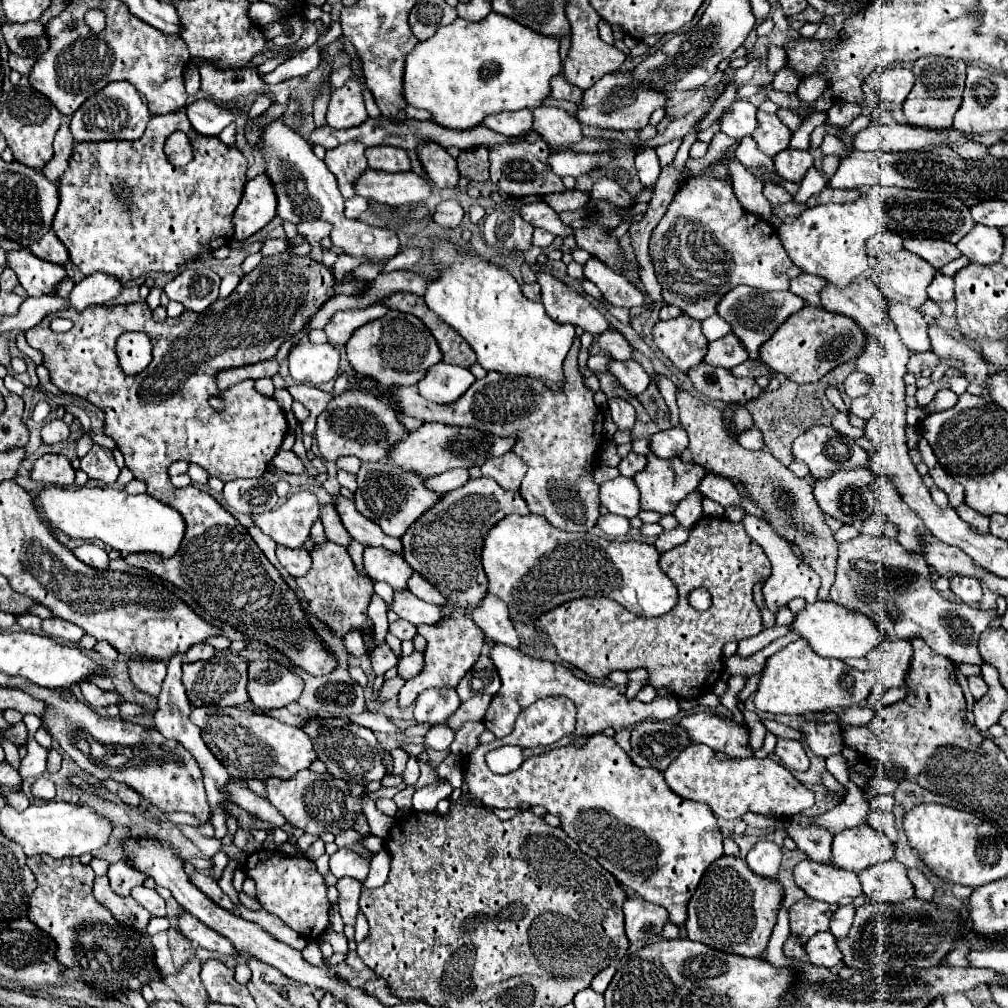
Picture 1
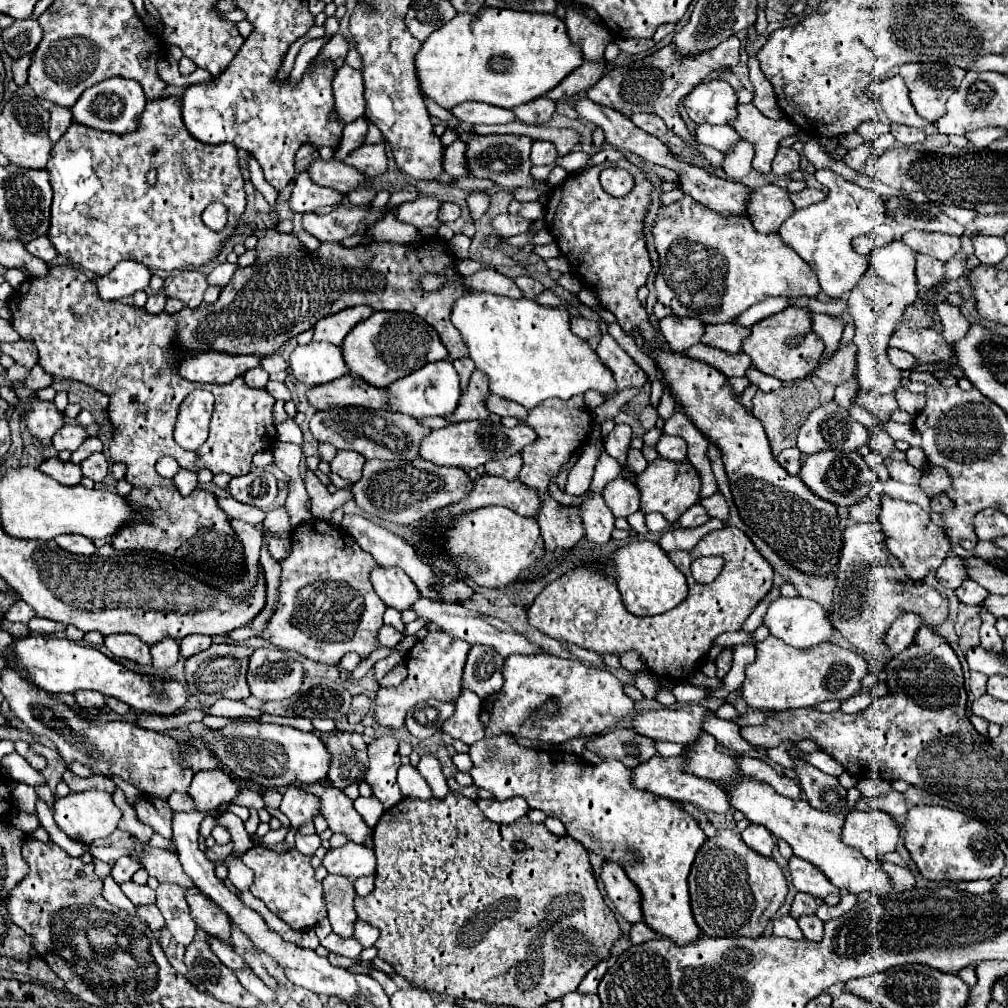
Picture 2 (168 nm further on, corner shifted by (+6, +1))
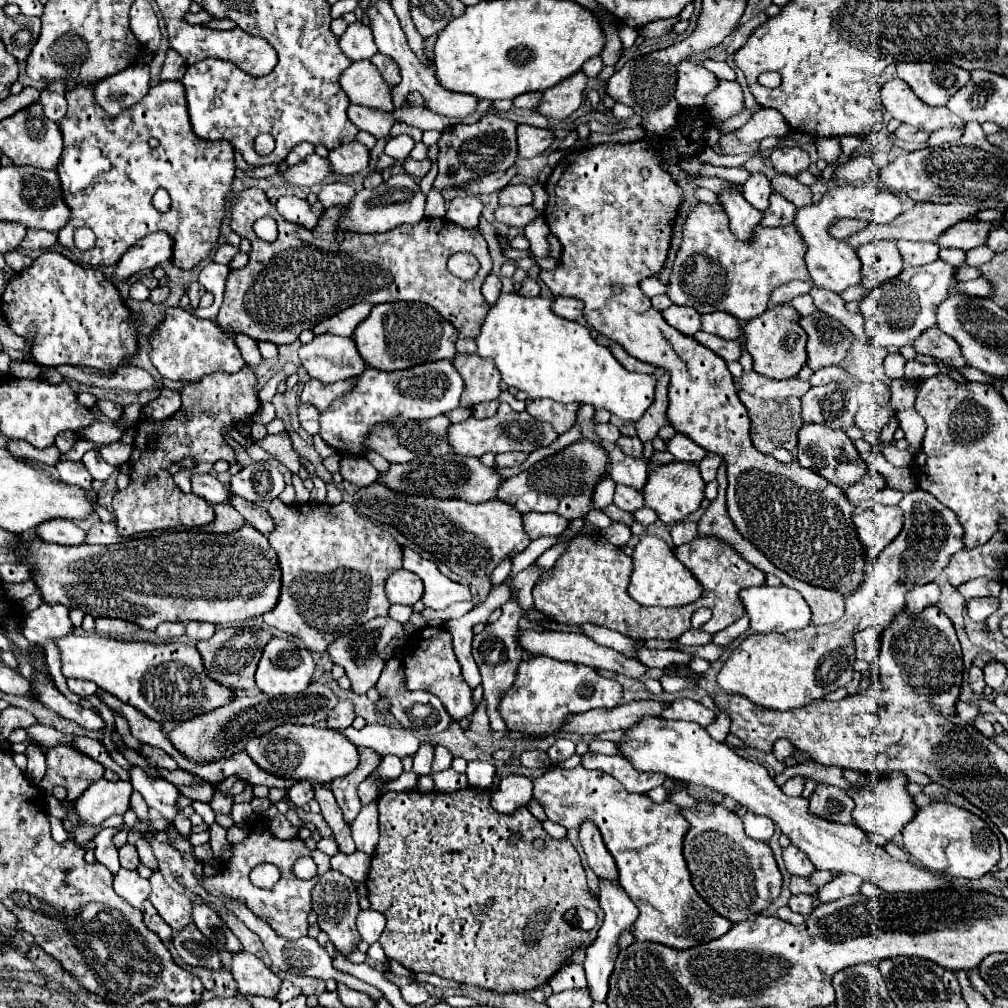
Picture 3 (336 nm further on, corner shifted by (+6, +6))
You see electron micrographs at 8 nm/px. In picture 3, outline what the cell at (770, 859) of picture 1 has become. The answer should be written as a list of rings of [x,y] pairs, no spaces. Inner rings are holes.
[[[745,813],[743,815],[743,825],[745,825],[745,833],[751,837],[751,839],[757,839],[757,841],[763,841],[763,843],[769,843],[769,839],[773,837],[773,821],[763,817],[763,815],[755,815],[755,813]]]

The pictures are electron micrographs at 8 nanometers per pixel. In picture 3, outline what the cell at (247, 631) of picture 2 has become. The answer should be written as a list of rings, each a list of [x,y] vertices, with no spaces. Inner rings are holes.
[[[275,499],[269,505],[269,515],[275,523],[275,531],[271,533],[269,541],[279,557],[283,589],[275,609],[261,617],[265,625],[301,639],[309,651],[325,653],[327,645],[335,641],[335,637],[353,633],[359,629],[359,625],[365,625],[373,617],[387,617],[391,603],[385,597],[383,587],[387,577],[395,569],[401,569],[401,545],[387,531],[373,525],[367,517],[357,515],[349,503],[285,505]]]

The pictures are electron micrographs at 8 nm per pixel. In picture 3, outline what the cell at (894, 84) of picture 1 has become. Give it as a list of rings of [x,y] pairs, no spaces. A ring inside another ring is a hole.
[[[891,79],[881,89],[881,99],[885,109],[899,119],[901,123],[909,123],[917,129],[925,131],[937,131],[947,125],[963,125],[959,117],[951,115],[947,107],[929,107],[925,105],[915,93],[911,93],[911,87],[905,85],[901,79]]]

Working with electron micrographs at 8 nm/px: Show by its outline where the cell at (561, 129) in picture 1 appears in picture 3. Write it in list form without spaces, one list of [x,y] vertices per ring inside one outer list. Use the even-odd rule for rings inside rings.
[[[535,91],[535,93],[523,93],[519,97],[513,99],[513,105],[519,107],[519,109],[537,109],[539,103],[541,103],[541,91]]]

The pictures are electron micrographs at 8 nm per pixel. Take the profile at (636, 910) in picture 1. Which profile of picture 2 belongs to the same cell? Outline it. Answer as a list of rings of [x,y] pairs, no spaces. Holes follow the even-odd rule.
[[[605,860],[601,880],[603,880],[605,892],[611,898],[611,902],[615,904],[617,912],[631,924],[641,922],[643,912],[639,910],[639,890],[625,876],[623,868],[619,868],[619,864],[615,864],[615,862]]]

